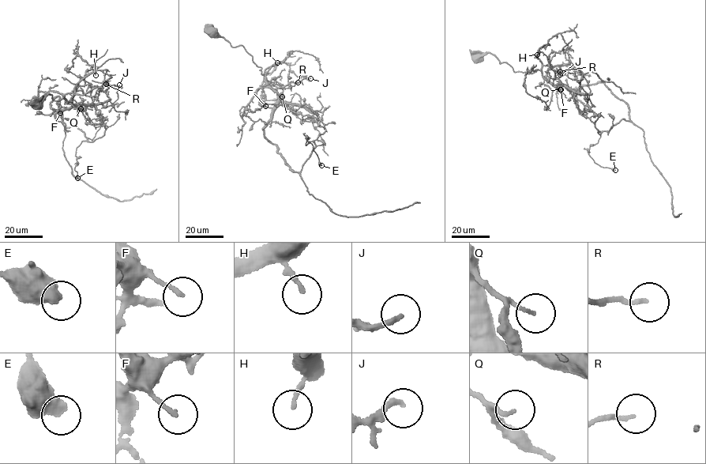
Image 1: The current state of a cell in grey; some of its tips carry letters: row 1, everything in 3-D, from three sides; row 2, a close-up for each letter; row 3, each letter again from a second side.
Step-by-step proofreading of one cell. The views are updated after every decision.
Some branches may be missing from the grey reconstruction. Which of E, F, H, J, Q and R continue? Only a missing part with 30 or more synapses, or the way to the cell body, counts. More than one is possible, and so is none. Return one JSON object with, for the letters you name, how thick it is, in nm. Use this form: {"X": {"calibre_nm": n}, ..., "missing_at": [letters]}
{"missing_at": []}

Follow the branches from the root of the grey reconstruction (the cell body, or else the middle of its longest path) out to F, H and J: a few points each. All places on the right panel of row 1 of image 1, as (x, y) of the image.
F: (477, 57), (491, 53), (515, 71), (538, 69), (553, 85), (566, 87), (561, 85), (561, 89)
H: (477, 57), (491, 53), (501, 64), (528, 73), (541, 68), (537, 54)
J: (477, 57), (491, 53), (515, 71), (533, 73), (542, 66), (538, 50), (560, 74)

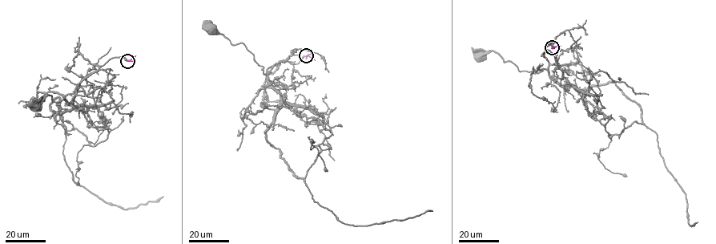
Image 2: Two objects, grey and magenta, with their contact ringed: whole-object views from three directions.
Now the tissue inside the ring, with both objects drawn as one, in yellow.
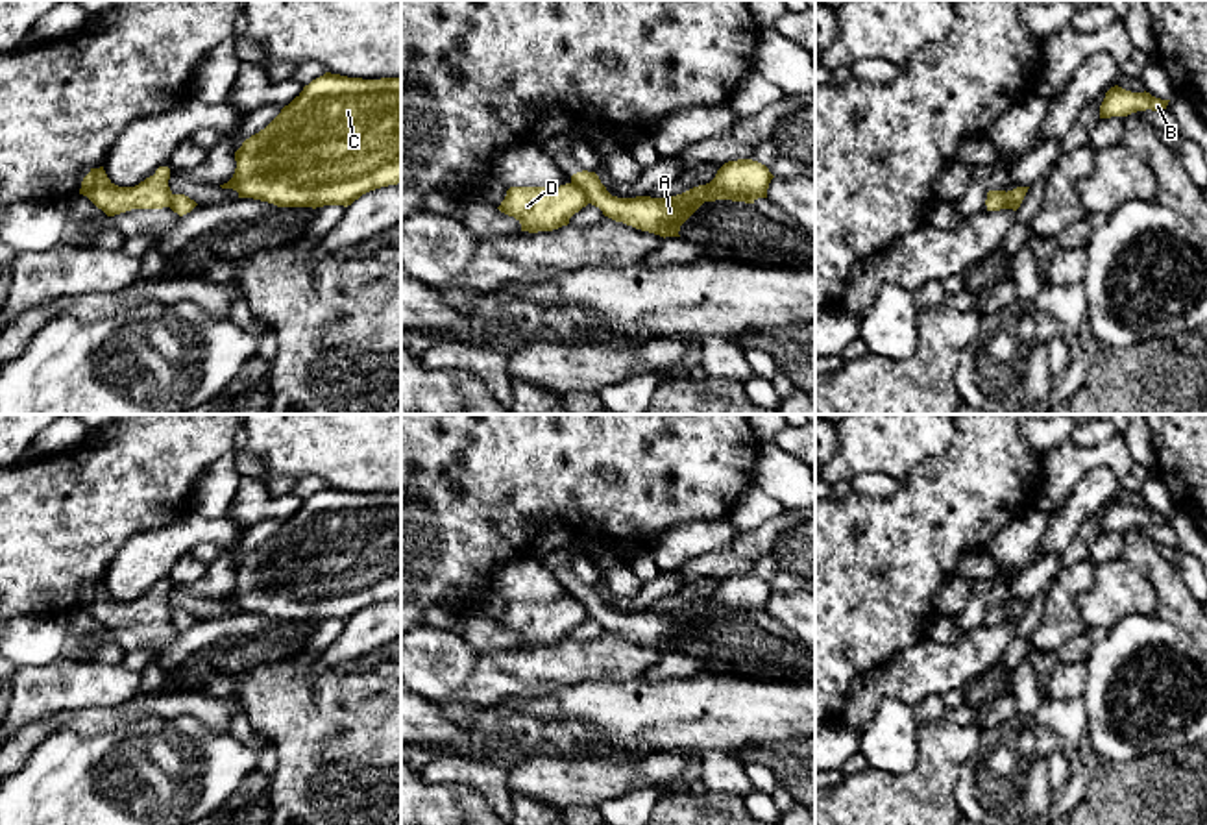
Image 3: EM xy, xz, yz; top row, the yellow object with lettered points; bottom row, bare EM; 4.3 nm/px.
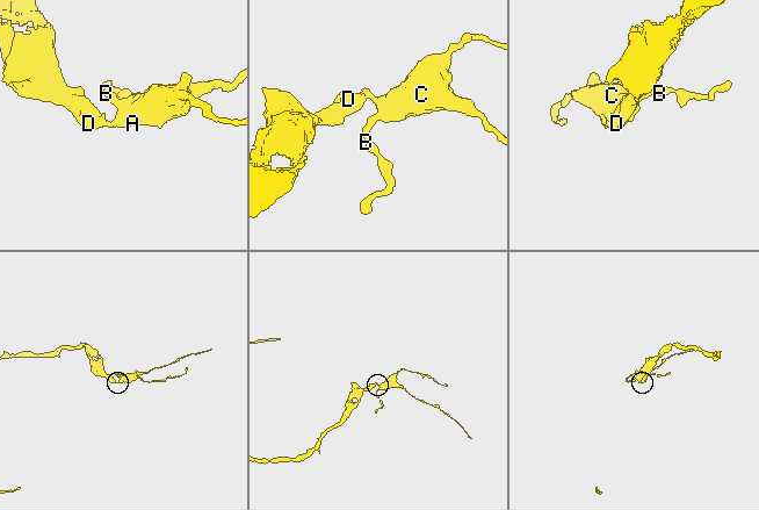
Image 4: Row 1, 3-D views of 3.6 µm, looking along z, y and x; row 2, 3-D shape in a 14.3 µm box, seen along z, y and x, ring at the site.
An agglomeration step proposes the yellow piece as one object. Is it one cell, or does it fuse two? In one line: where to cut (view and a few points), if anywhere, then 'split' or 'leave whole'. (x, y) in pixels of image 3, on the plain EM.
cut xz (572, 596), (590, 616); split

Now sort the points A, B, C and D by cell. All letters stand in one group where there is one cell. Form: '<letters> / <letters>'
A B C / D

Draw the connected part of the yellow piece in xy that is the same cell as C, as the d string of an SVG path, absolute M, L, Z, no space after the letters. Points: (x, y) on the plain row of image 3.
M325 486L323 490L305 499L303 505L288 520L285 520L264 544L246 553L242 560L235 566L235 575L237 583L233 592L220 601L237 605L238 612L253 612L274 618L277 622L347 622L370 605L397 599L401 597L401 492L362 494Z

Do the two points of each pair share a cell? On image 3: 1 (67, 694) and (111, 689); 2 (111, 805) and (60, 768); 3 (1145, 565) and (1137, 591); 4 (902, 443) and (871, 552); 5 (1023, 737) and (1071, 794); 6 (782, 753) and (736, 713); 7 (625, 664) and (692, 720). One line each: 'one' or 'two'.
1: one
2: one
3: two
4: two
5: one
6: two
7: two

